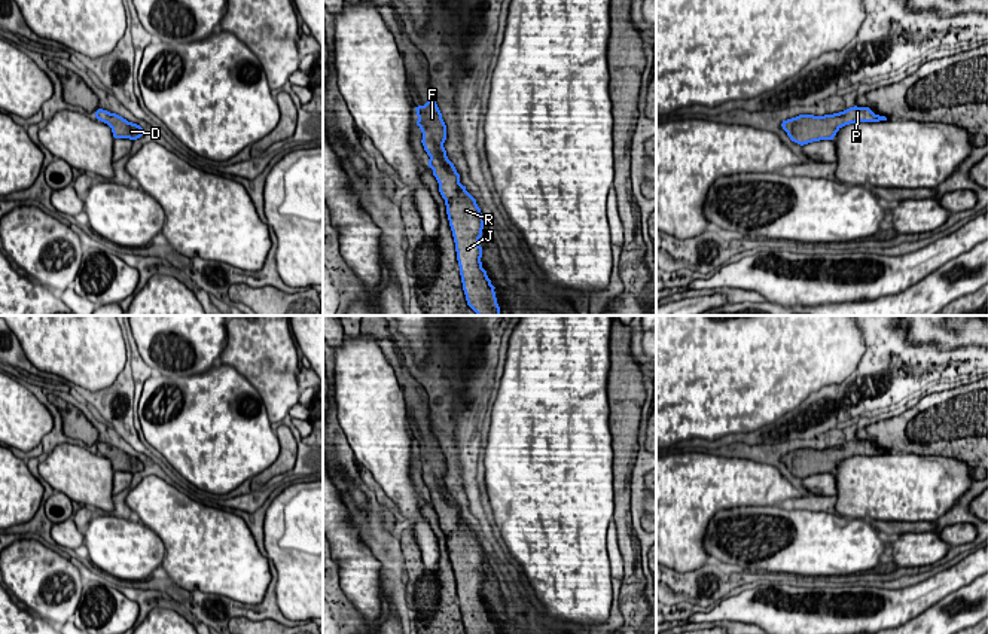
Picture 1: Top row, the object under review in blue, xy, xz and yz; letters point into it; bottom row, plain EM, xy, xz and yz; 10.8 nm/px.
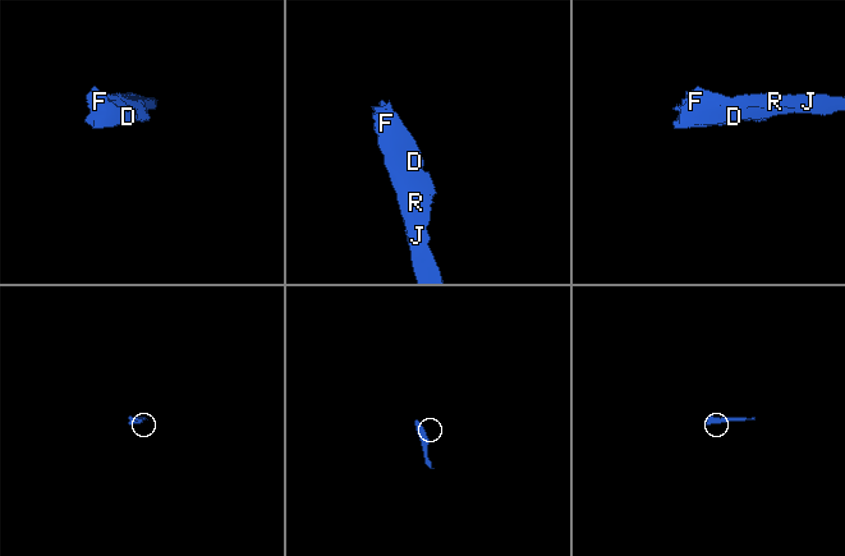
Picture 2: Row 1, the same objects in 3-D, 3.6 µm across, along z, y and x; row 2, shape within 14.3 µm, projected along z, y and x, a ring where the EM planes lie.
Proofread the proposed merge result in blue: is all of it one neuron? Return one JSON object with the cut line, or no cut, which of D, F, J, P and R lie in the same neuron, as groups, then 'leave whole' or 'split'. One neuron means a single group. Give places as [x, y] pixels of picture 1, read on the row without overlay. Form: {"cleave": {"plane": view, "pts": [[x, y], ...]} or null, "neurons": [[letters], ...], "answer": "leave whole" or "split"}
{"cleave": null, "neurons": [["D", "F", "J", "P", "R"]], "answer": "leave whole"}

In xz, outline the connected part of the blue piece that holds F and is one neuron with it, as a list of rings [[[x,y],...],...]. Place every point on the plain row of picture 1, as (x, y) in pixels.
[[[427,435],[415,444],[417,458],[423,466],[421,476],[430,490],[429,500],[433,503],[439,525],[445,533],[466,634],[497,634],[495,621],[481,595],[479,571],[482,570],[484,549],[476,533],[460,516],[460,507],[446,490],[443,481],[446,458],[442,446],[436,435]]]

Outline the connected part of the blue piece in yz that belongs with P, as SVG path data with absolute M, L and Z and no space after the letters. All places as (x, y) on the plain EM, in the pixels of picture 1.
M854 439L844 445L824 449L799 448L783 454L781 460L792 475L803 479L812 475L833 473L836 466L845 458L879 454L887 454L887 451L875 448L869 441Z

